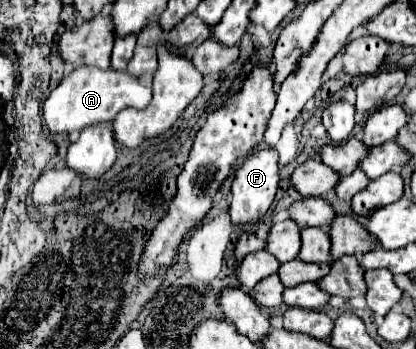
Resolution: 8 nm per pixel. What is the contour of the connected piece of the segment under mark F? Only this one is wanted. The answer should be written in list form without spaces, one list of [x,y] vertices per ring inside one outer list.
[[[265,148],[249,154],[237,168],[233,180],[233,200],[231,200],[231,220],[233,224],[257,222],[271,206],[279,182],[279,154],[275,148]]]

